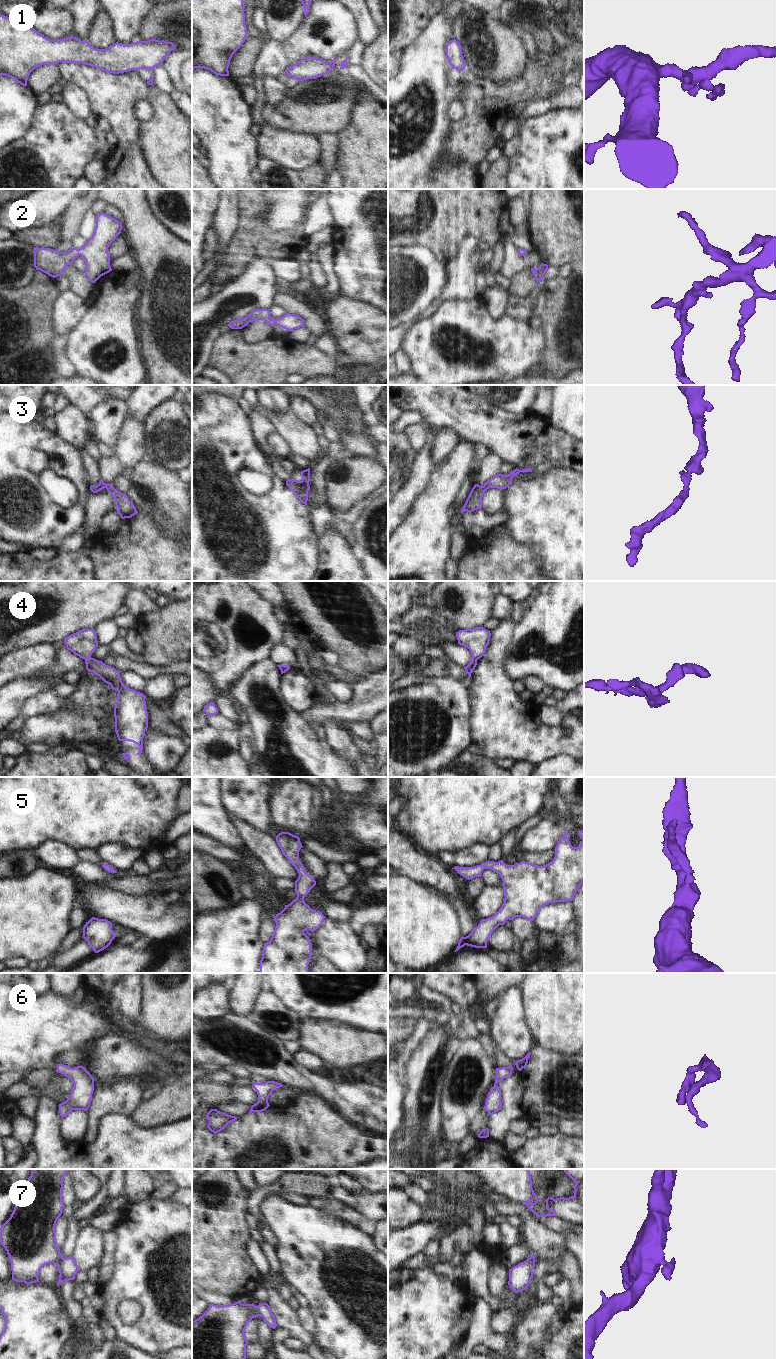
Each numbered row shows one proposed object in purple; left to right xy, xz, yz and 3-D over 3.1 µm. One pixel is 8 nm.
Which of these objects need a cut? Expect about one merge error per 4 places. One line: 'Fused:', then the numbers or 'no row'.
Fused: 1, 7

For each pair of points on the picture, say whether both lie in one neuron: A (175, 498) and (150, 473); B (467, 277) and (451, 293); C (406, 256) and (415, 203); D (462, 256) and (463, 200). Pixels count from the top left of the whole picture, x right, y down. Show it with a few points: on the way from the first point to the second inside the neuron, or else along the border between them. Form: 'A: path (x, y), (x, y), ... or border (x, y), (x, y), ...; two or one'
A: path (169, 492), (156, 479); one
B: path (463, 281), (455, 289); one
C: border (398, 245), (424, 245), (431, 251); two
D: border (481, 241), (467, 236), (449, 261); two

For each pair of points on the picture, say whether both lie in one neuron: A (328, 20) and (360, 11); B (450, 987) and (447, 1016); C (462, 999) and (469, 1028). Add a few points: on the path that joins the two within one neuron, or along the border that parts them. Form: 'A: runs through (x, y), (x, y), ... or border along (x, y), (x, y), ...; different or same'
A: border along (349, 10), (356, 21), (358, 36); different
B: border along (428, 986), (438, 990), (453, 1001); different
C: runs through (464, 1006), (464, 1015), (469, 1021); same

